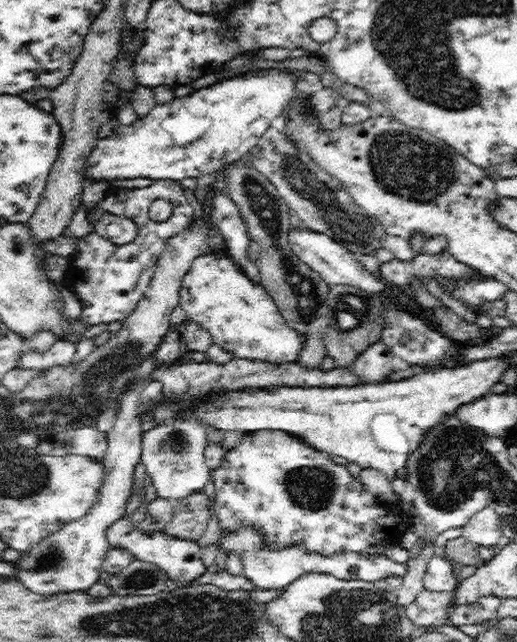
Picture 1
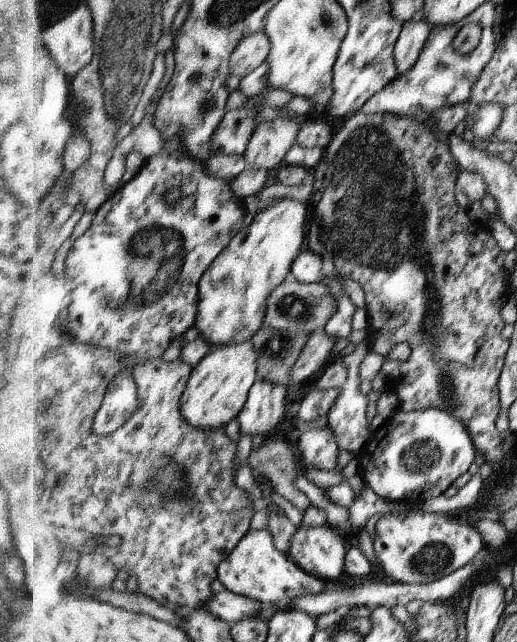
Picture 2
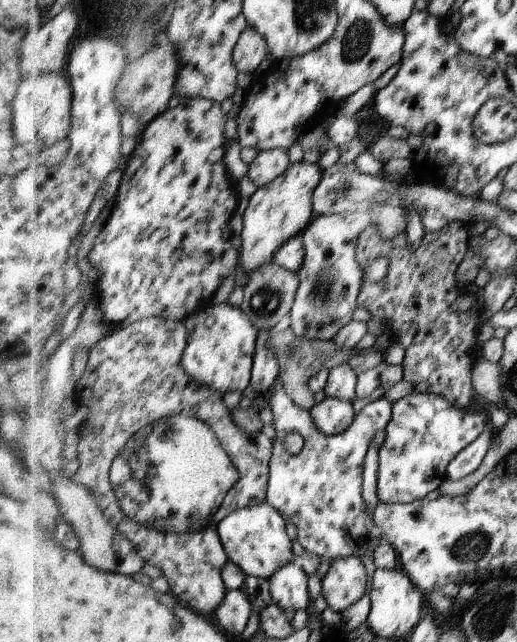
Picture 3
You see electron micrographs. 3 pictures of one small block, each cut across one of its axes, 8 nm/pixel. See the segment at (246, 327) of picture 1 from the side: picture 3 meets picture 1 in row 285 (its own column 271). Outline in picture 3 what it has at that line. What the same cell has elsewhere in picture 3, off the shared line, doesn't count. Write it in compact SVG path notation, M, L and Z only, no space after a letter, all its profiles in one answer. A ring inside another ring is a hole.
M318 163L291 164L274 182L259 187L251 196L249 207L244 213L244 232L237 237L240 258L236 276L239 280L238 285L242 286L243 290L254 272L275 262L279 248L283 247L287 240L294 239L306 230L312 218L312 196L314 189L320 184L322 172ZM243 274L246 276L245 285Z

